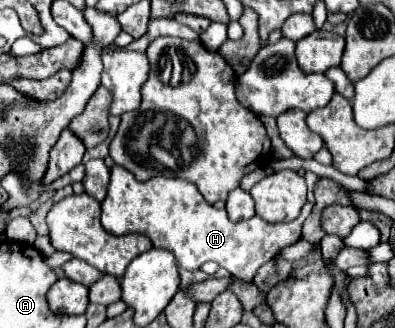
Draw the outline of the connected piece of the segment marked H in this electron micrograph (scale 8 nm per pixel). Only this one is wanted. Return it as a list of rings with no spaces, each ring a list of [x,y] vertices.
[[[114,164],[110,172],[108,194],[102,200],[102,226],[106,232],[114,236],[142,232],[156,248],[174,252],[180,268],[198,270],[204,262],[214,260],[244,282],[252,282],[258,268],[272,260],[278,250],[300,240],[302,224],[312,212],[312,204],[304,204],[300,216],[292,222],[270,224],[260,216],[252,216],[244,222],[232,222],[226,210],[210,206],[192,182],[166,176],[154,176],[146,182],[138,182],[132,172],[118,164]]]

